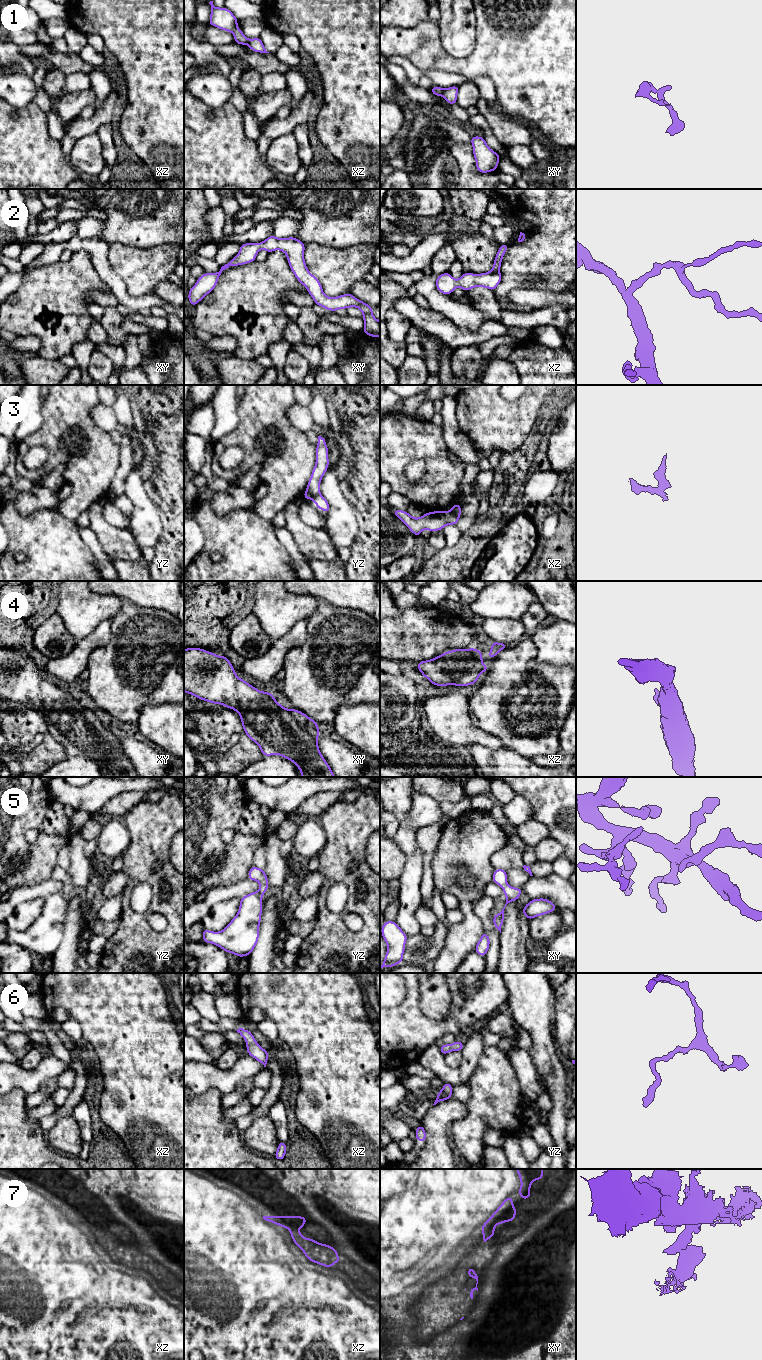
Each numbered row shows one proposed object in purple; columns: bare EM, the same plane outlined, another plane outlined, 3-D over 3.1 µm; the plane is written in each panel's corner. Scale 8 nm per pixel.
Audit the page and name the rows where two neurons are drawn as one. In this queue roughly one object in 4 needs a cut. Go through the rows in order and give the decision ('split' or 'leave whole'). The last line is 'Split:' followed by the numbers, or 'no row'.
1: split
2: leave whole
3: split
4: leave whole
5: leave whole
6: leave whole
7: split
Split: 1, 3, 7

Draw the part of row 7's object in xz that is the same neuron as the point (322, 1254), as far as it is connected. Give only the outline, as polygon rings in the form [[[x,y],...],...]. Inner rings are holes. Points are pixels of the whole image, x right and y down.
[[[290,1228],[290,1235],[296,1246],[299,1246],[308,1260],[327,1268],[331,1268],[341,1258],[337,1255],[338,1250],[331,1245],[318,1243],[312,1238],[305,1238],[297,1228]]]

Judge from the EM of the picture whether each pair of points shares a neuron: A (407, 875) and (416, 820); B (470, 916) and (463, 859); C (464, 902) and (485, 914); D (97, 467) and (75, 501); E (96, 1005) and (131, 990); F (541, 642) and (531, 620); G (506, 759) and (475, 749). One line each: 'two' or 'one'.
A: two
B: one
C: two
D: one
E: one
F: two
G: one

